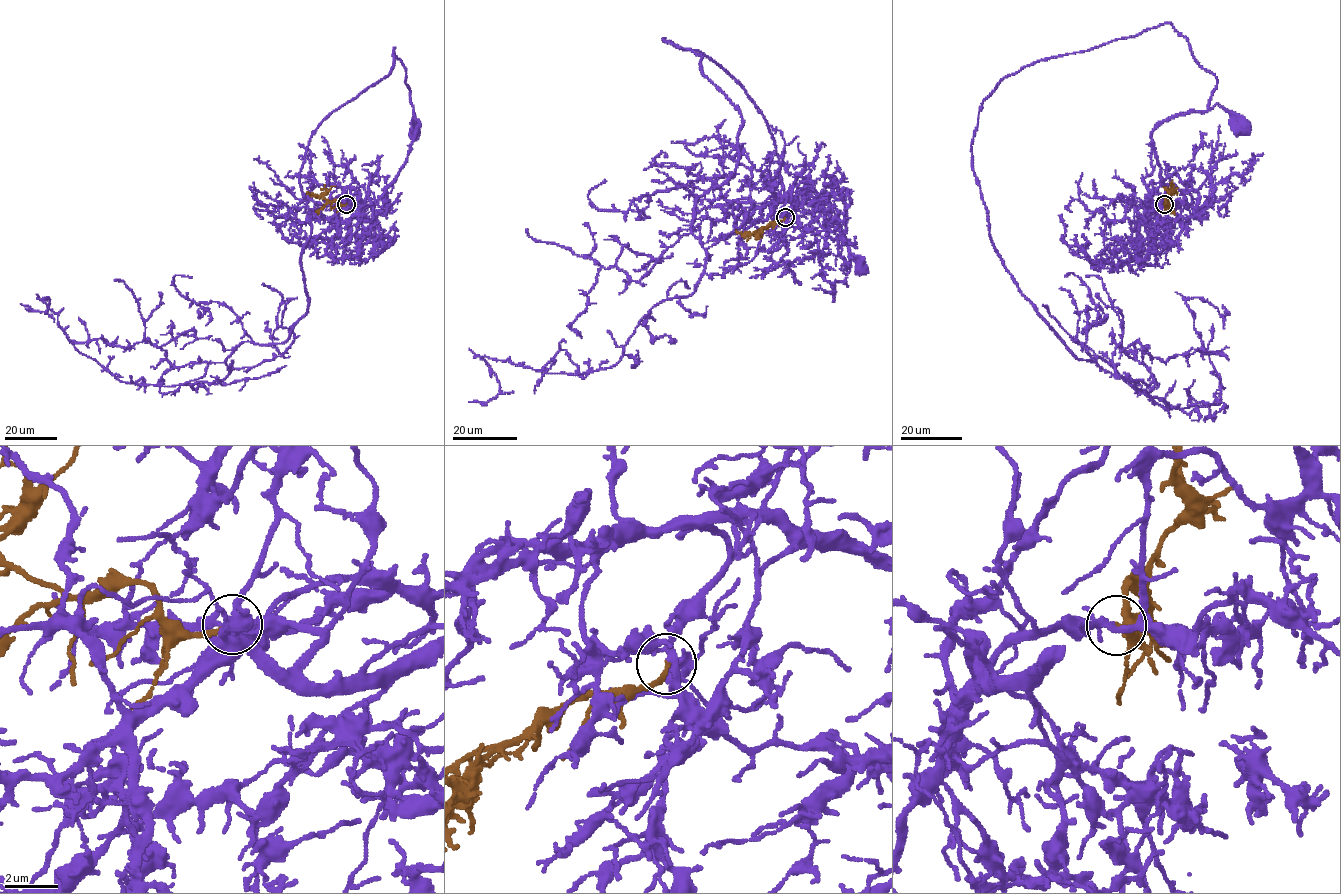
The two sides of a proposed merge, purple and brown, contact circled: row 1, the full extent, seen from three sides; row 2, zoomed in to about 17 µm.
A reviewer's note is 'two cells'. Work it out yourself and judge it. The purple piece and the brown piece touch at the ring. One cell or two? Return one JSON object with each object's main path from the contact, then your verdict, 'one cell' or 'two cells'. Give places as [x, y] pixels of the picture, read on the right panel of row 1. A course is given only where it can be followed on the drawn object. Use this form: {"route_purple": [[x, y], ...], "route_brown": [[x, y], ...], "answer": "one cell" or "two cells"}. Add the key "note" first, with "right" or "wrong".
{"note": "wrong", "route_purple": [[1163, 204], [1149, 210], [1161, 205], [1165, 192], [1152, 131], [1176, 115], [1207, 111], [1217, 104], [1247, 126]], "route_brown": [[1164, 204], [1170, 193], [1163, 187]], "answer": "one cell"}

